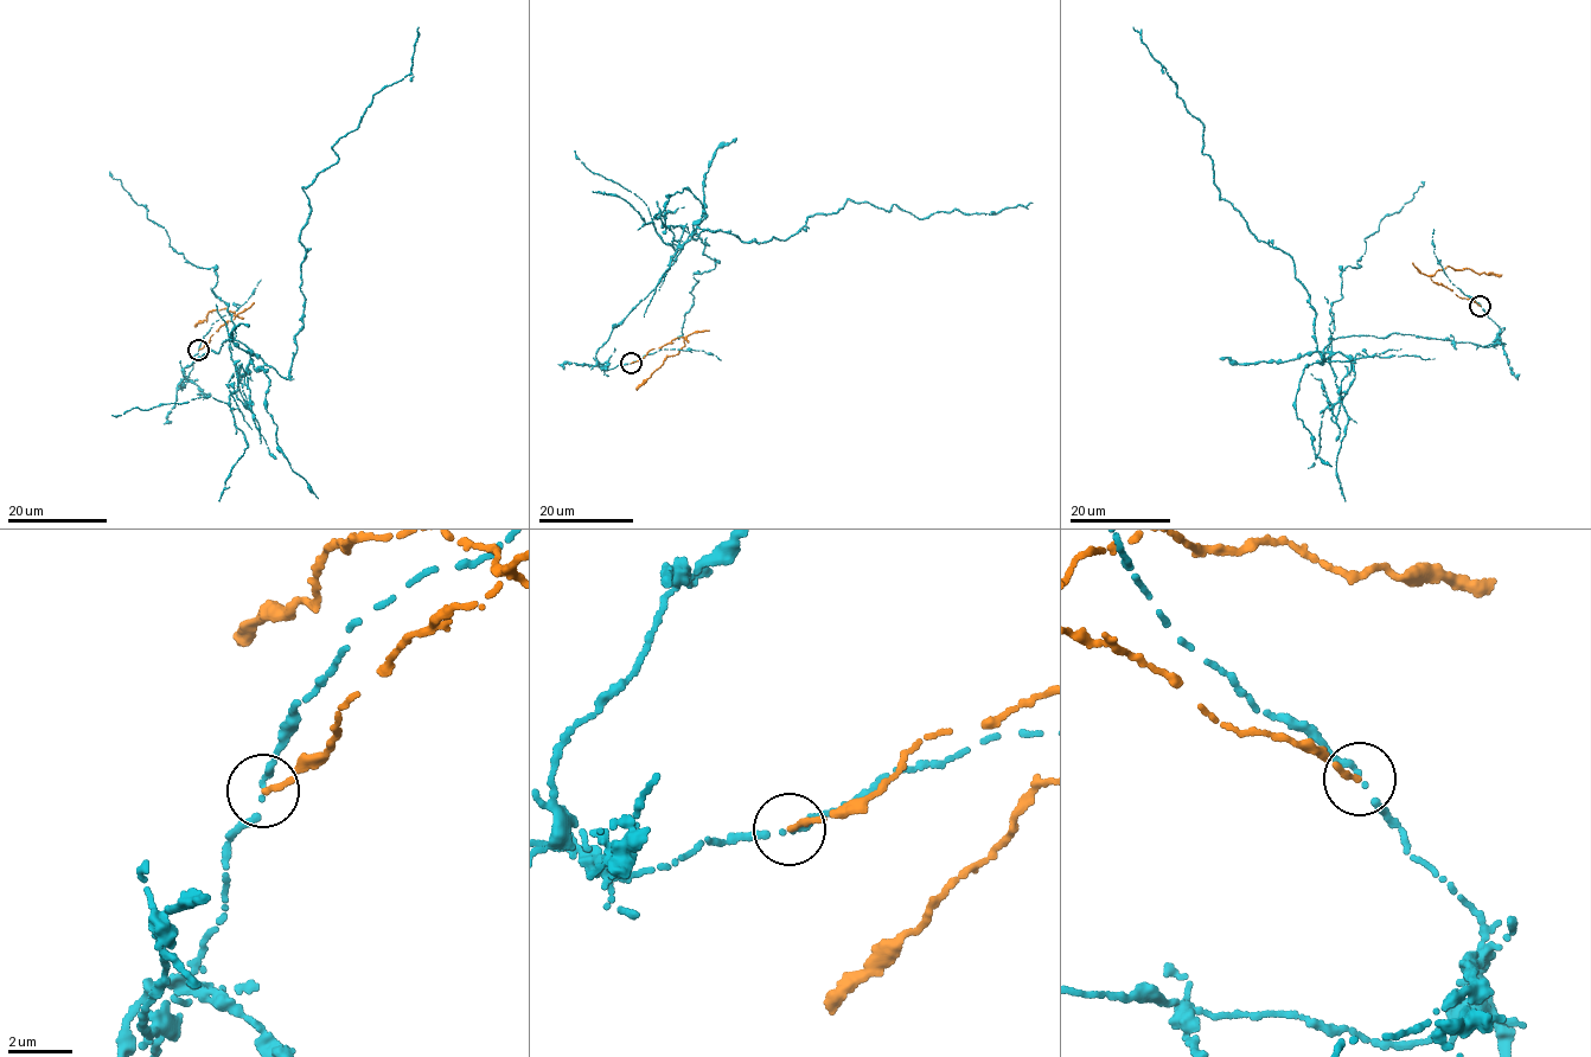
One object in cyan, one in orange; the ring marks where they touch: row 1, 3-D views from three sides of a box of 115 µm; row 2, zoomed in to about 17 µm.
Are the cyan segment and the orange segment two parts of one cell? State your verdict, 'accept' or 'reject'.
reject

